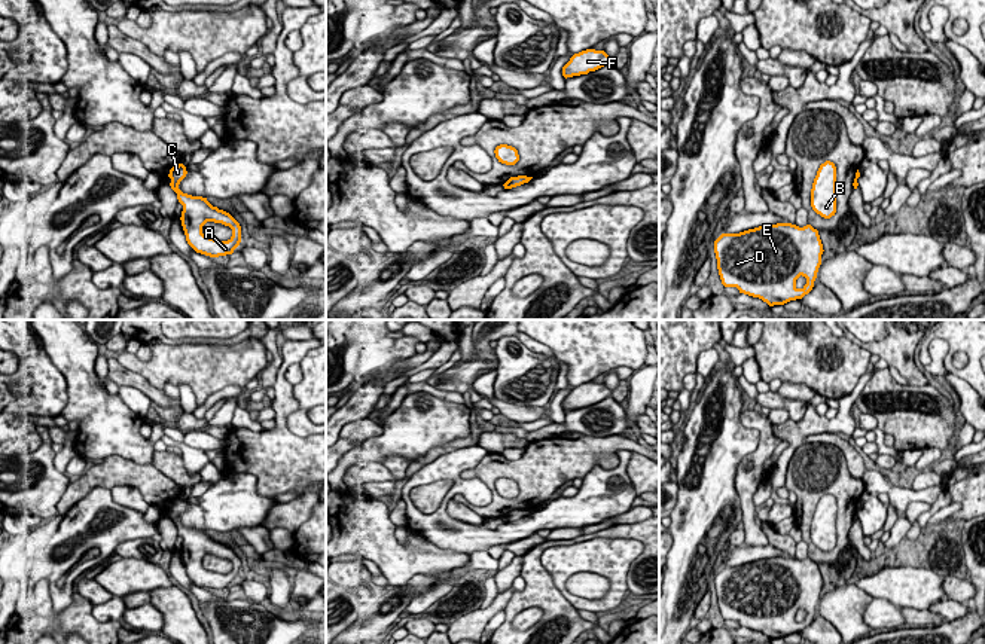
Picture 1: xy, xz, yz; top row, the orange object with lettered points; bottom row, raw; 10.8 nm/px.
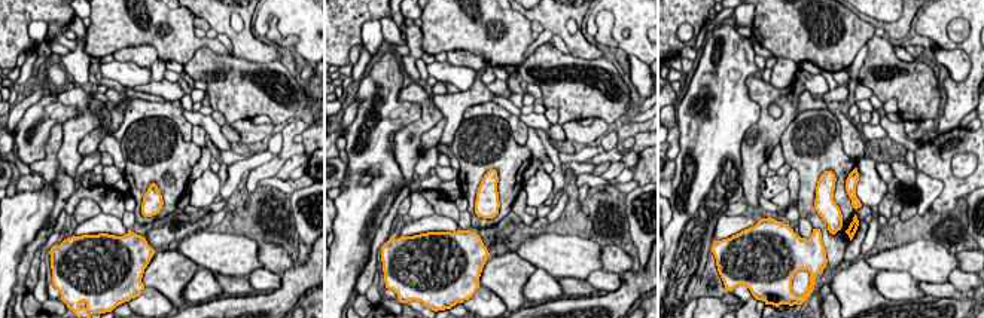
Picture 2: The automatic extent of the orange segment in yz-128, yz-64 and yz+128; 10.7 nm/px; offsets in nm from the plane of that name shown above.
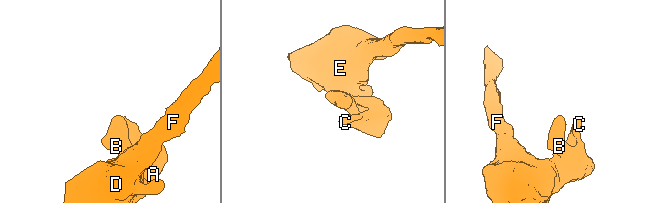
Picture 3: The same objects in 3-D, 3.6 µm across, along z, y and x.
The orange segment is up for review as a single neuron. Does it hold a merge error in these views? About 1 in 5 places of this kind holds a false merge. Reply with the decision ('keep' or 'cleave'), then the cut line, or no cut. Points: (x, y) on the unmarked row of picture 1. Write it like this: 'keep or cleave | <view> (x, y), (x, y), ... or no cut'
keep | no cut

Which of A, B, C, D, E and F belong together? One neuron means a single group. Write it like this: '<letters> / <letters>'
A B C D E F

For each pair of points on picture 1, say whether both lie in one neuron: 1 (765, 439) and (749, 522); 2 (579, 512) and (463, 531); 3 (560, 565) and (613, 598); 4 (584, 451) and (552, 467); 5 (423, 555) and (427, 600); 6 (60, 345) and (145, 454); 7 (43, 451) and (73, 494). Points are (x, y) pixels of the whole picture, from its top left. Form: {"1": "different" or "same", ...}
{"1": "same", "2": "same", "3": "same", "4": "same", "5": "different", "6": "same", "7": "different"}

